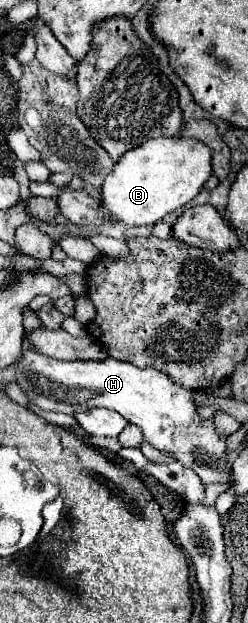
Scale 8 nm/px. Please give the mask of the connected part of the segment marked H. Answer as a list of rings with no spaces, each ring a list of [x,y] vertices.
[[[24,348],[22,360],[18,362],[18,384],[20,388],[28,394],[28,398],[38,404],[42,410],[52,410],[52,412],[82,412],[84,408],[110,408],[122,414],[130,424],[136,424],[144,432],[144,440],[152,444],[156,450],[170,454],[174,460],[178,460],[182,466],[192,468],[204,484],[232,484],[232,474],[228,478],[226,462],[226,436],[218,434],[214,428],[212,420],[204,420],[198,416],[198,404],[194,402],[194,392],[182,388],[180,384],[172,382],[164,372],[156,368],[138,368],[128,362],[120,362],[114,358],[106,360],[56,360],[44,354],[38,354],[30,348]]]

